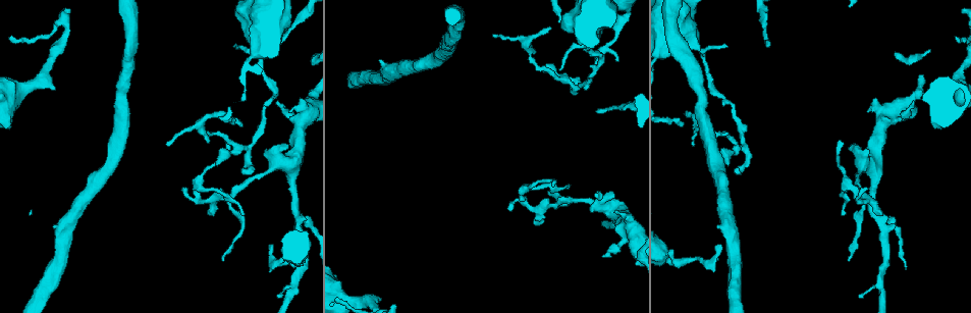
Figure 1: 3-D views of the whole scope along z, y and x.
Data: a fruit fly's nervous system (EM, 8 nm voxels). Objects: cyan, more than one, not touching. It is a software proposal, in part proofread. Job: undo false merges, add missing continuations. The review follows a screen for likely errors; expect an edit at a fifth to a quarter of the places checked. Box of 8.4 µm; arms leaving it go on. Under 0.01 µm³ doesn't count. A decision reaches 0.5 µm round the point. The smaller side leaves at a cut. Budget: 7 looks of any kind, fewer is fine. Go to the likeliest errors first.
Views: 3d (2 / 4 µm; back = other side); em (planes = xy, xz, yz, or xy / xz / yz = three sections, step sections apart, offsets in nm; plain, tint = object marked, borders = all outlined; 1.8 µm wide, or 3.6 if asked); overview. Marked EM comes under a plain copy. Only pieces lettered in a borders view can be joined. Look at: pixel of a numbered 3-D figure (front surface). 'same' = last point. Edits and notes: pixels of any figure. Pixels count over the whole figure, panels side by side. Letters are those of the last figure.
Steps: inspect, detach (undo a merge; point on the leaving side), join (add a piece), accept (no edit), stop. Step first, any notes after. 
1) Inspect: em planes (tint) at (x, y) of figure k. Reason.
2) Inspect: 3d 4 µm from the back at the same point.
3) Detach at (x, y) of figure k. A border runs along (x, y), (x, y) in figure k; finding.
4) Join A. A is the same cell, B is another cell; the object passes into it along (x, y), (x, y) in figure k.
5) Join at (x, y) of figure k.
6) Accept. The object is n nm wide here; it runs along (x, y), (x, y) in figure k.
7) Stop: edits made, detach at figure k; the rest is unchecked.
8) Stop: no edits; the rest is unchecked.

Inspect: 3d 2 µm at (298, 219) of figure 1. Side arm on a straight run.

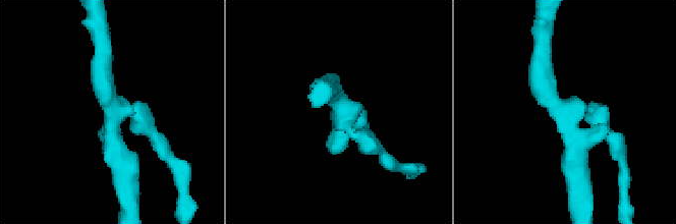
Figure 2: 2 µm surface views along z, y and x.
Inspect: em planes (borders) at (568, 115) of figure 2. Need the tissue.

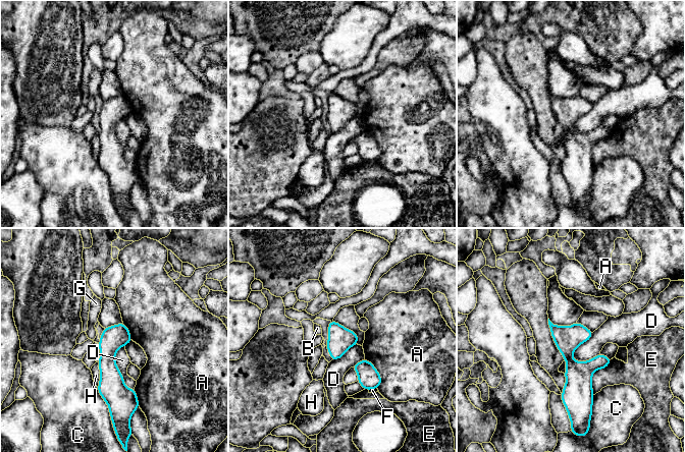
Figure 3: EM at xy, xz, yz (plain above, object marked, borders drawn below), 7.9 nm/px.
Accept. A, B, C, D, E, F, G and H are other cells; a border runs along (593, 332), (574, 351), (575, 361) in figure 3; all the same cell.

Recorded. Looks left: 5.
Inspect: 3d 4 µm at (694, 259) of figure 1.

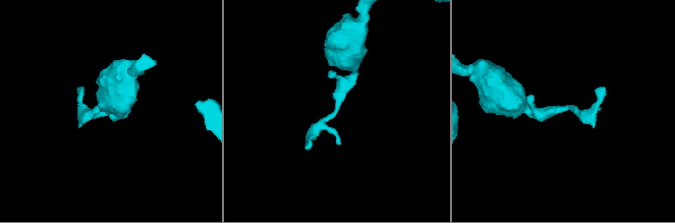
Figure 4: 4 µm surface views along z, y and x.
Inspect: em planes (tint) at (337, 109) of figure 4. Now the EM.

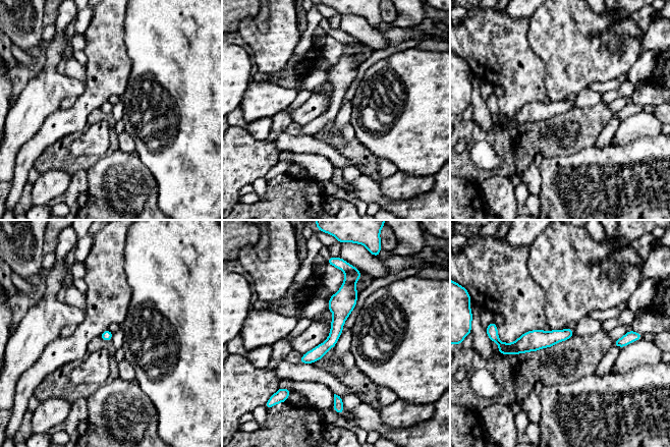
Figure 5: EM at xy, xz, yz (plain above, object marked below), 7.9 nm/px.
Inspect: em planes (borders) at the same point. See the neighbours.

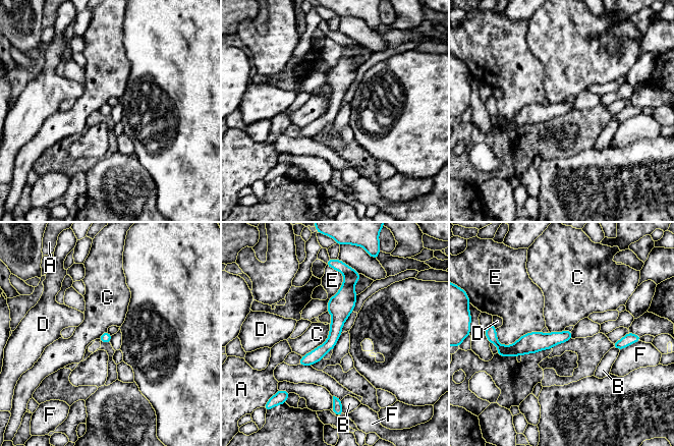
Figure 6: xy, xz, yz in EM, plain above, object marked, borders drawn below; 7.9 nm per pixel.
Accept. A, B, C, D, E and F are other cells; it runs along (346, 276), (332, 340), (301, 363) in figure 6; one cell here.

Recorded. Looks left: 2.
Inspect: em yz step 16 (borders) at (612, 194) of figure 1.

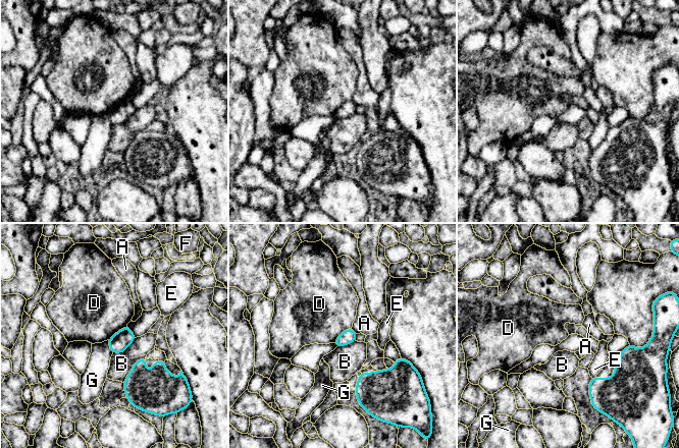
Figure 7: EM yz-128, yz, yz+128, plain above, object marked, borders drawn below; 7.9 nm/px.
Accept. A, B, D, E, F and G are other cells; none of them fits.

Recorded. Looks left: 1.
Stop: no edits; the rest is unchecked.

